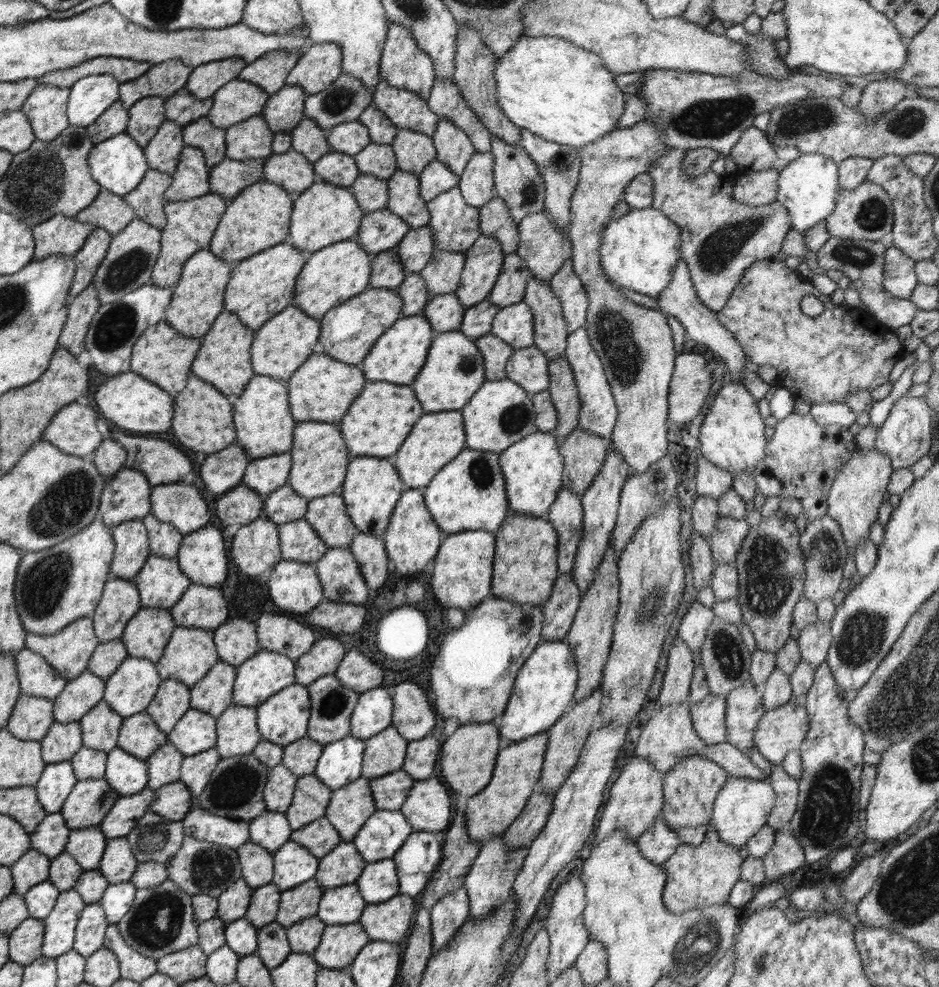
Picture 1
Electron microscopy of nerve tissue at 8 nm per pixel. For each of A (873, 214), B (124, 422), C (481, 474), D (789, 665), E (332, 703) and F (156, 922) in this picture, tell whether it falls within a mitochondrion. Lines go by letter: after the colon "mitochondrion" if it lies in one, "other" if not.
A: mitochondrion
B: other
C: mitochondrion
D: other
E: mitochondrion
F: mitochondrion

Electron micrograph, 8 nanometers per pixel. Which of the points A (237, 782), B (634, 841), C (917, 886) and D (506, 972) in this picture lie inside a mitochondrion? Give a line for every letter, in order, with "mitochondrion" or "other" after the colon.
A: mitochondrion
B: other
C: mitochondrion
D: other

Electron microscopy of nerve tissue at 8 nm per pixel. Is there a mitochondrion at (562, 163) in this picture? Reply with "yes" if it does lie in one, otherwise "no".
yes

